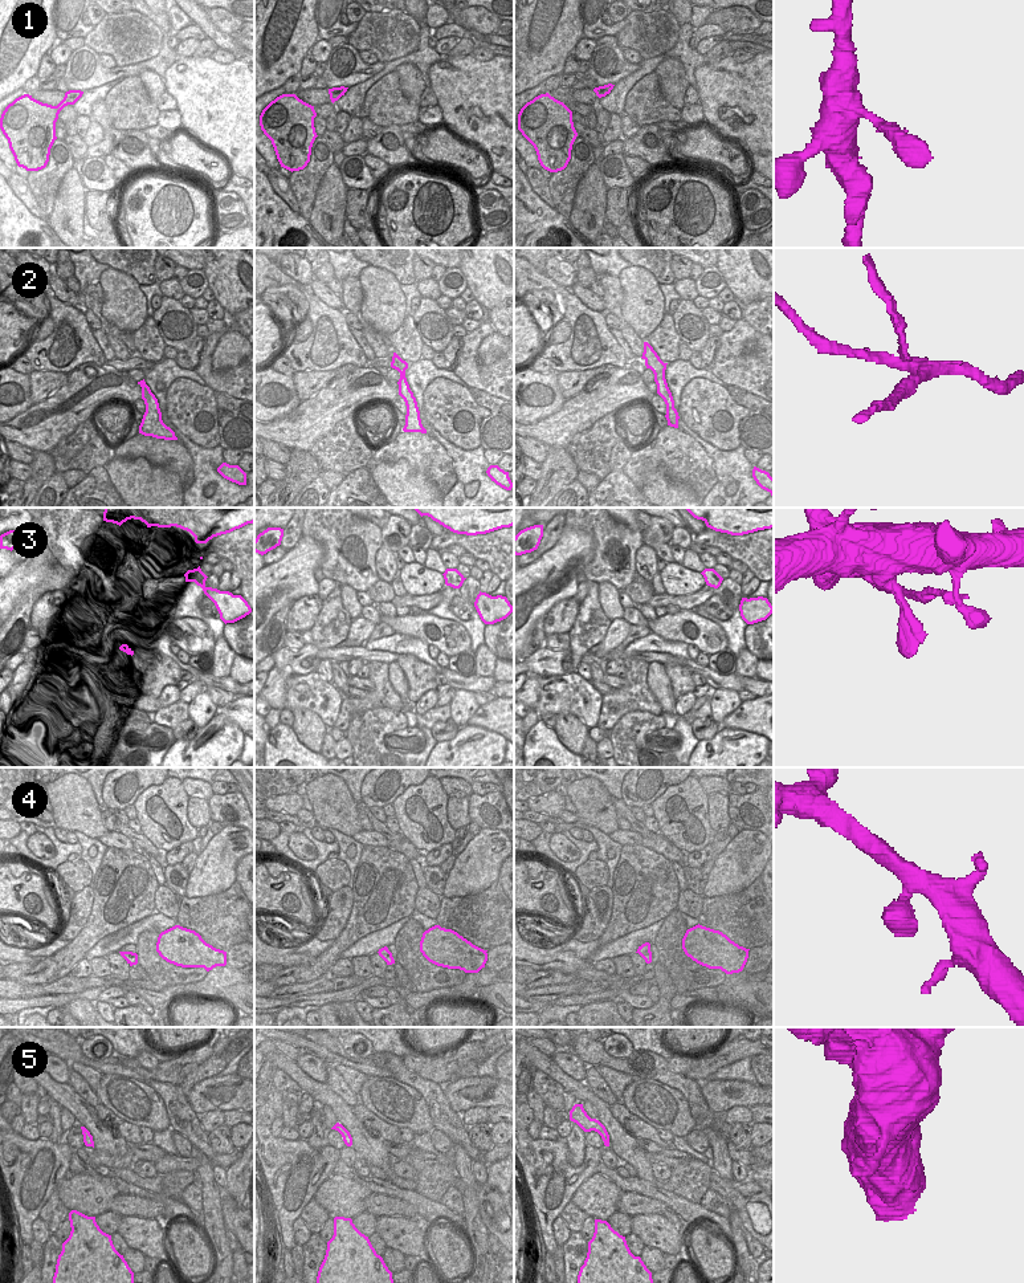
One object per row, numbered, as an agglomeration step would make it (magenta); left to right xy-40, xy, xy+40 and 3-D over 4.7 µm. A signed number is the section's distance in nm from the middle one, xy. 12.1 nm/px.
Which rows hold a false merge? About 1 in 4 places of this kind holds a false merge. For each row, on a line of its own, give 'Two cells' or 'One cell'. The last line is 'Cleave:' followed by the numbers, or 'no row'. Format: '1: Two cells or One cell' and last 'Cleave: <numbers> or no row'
1: One cell
2: One cell
3: Two cells
4: One cell
5: One cell
Cleave: 3.

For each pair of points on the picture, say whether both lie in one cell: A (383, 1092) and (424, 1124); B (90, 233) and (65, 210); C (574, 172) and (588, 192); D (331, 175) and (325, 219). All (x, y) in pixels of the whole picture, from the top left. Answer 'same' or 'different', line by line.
A: same
B: different
C: different
D: same

